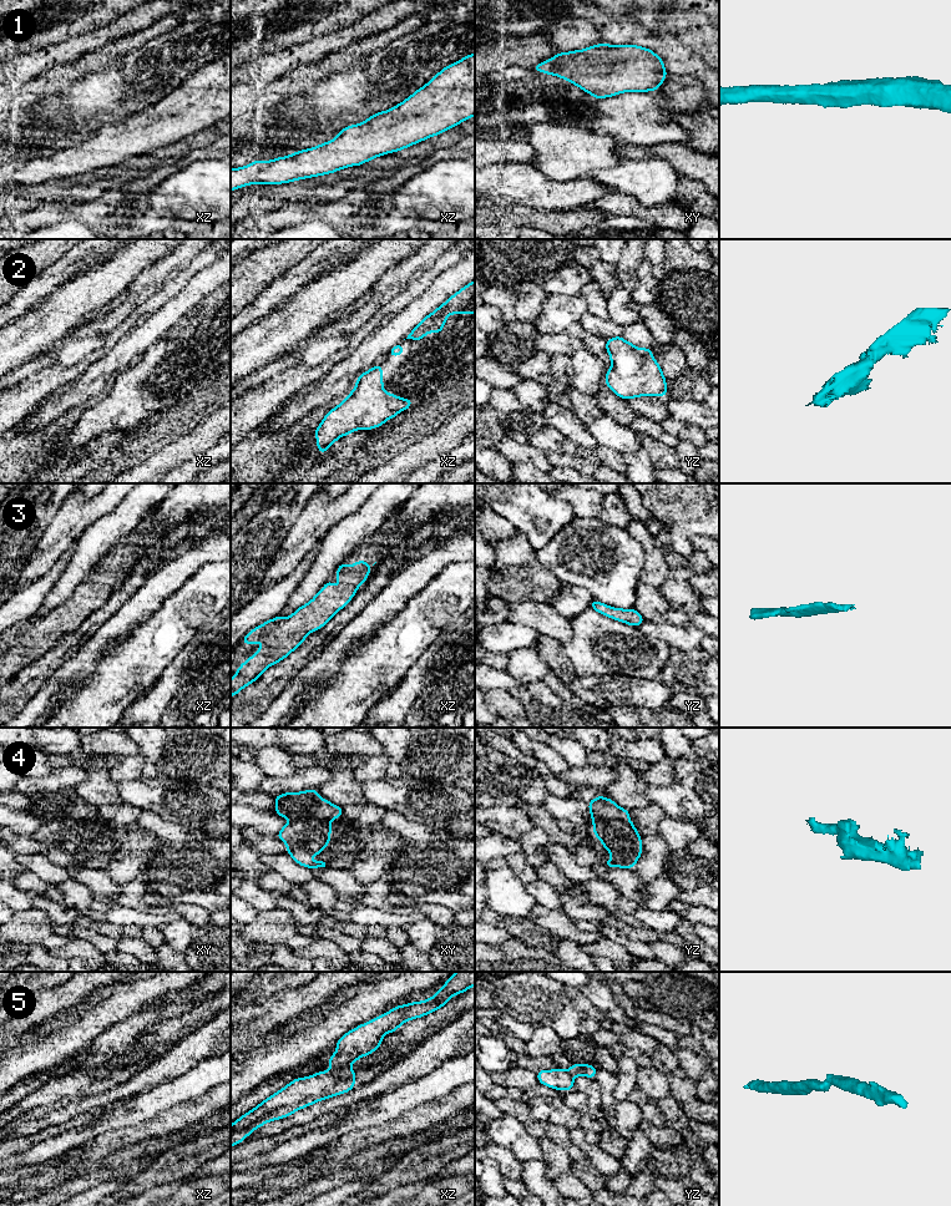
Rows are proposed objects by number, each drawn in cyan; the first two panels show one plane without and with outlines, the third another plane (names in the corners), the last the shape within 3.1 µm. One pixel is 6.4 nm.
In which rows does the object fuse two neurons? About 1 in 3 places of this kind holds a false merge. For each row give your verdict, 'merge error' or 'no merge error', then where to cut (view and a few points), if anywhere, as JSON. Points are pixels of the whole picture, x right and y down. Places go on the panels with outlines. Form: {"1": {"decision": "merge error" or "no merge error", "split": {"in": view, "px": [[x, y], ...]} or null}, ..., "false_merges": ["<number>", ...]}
{"1": {"decision": "no merge error", "split": null}, "2": {"decision": "no merge error", "split": null}, "3": {"decision": "no merge error", "split": null}, "4": {"decision": "no merge error", "split": null}, "5": {"decision": "merge error", "split": {"in": "xz", "px": [[348, 1065], [334, 1069]]}}, "false_merges": ["5"]}

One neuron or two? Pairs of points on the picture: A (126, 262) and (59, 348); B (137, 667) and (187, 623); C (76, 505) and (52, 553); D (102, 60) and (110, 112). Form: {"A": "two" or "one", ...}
{"A": "two", "B": "one", "C": "one", "D": "two"}

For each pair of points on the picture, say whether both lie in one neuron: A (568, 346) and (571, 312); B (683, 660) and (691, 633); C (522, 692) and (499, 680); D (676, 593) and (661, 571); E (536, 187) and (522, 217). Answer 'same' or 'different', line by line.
A: different
B: different
C: same
D: different
E: different

